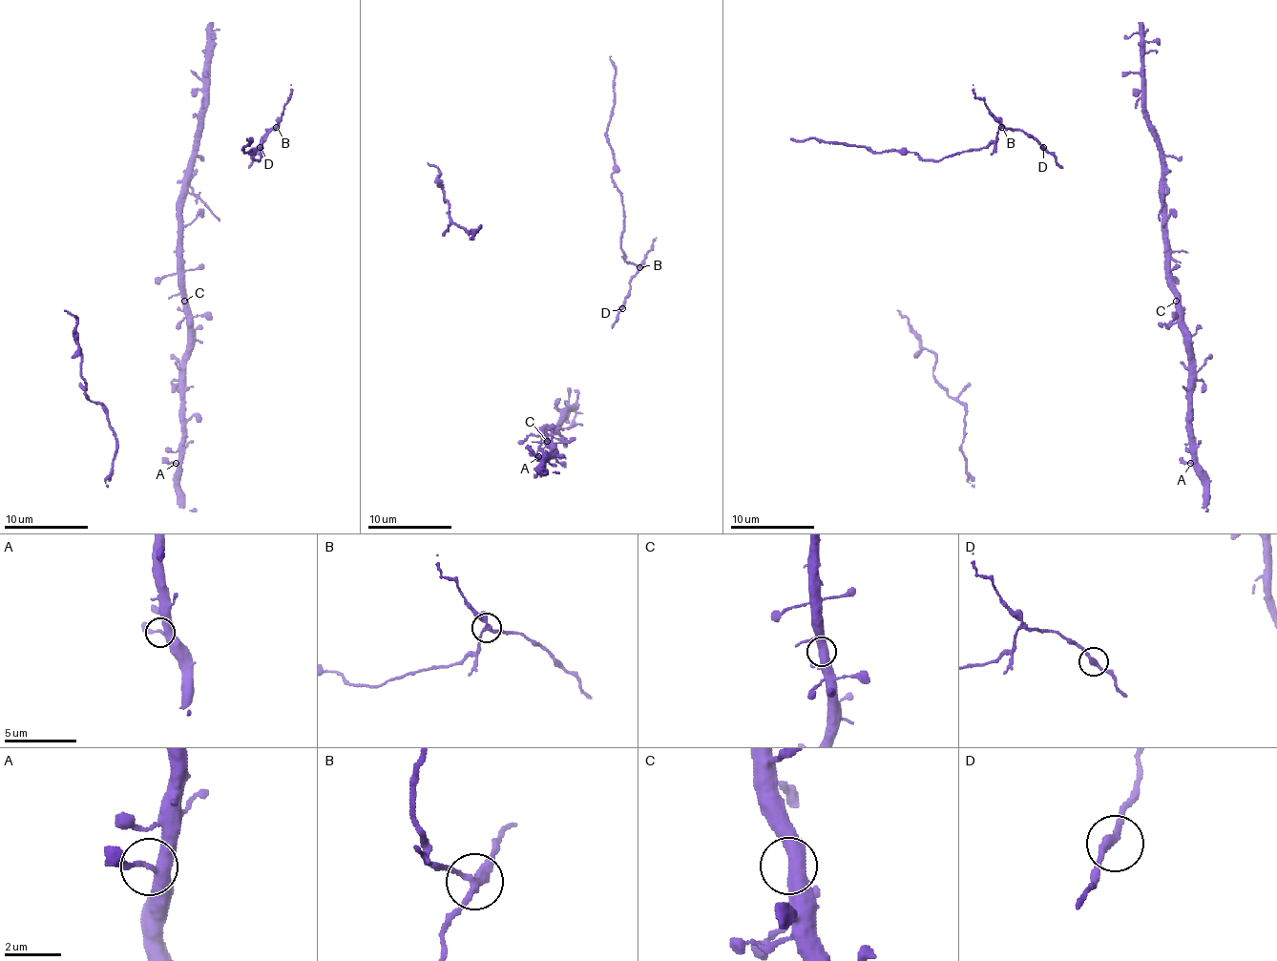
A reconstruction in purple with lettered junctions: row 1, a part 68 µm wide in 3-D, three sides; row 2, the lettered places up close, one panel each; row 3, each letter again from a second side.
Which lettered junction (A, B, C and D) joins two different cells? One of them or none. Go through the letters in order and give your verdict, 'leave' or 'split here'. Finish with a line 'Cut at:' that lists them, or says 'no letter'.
A: leave
B: split here
C: leave
D: leave
Cut at: B

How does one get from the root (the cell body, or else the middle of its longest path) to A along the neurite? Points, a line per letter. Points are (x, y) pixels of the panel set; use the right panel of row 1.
A: (1180, 297), (1180, 324), (1188, 354), (1190, 463)

